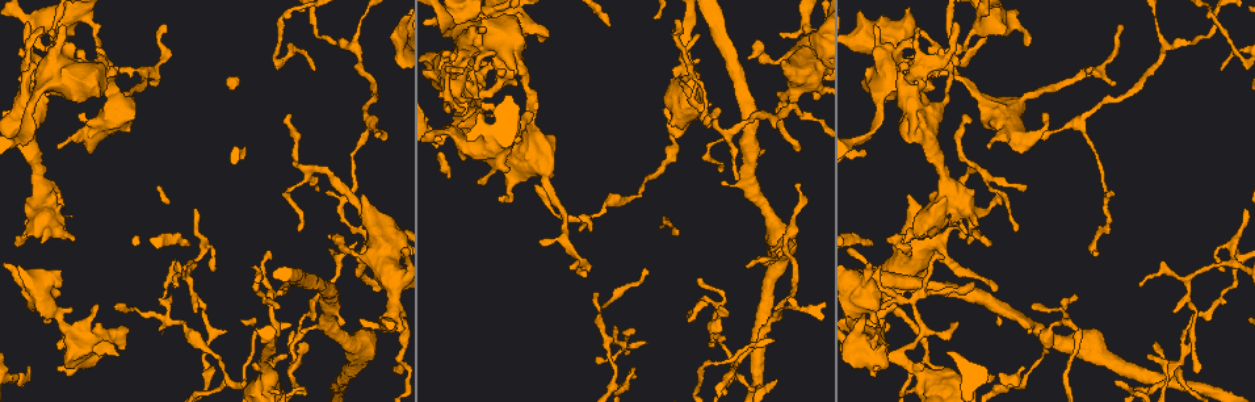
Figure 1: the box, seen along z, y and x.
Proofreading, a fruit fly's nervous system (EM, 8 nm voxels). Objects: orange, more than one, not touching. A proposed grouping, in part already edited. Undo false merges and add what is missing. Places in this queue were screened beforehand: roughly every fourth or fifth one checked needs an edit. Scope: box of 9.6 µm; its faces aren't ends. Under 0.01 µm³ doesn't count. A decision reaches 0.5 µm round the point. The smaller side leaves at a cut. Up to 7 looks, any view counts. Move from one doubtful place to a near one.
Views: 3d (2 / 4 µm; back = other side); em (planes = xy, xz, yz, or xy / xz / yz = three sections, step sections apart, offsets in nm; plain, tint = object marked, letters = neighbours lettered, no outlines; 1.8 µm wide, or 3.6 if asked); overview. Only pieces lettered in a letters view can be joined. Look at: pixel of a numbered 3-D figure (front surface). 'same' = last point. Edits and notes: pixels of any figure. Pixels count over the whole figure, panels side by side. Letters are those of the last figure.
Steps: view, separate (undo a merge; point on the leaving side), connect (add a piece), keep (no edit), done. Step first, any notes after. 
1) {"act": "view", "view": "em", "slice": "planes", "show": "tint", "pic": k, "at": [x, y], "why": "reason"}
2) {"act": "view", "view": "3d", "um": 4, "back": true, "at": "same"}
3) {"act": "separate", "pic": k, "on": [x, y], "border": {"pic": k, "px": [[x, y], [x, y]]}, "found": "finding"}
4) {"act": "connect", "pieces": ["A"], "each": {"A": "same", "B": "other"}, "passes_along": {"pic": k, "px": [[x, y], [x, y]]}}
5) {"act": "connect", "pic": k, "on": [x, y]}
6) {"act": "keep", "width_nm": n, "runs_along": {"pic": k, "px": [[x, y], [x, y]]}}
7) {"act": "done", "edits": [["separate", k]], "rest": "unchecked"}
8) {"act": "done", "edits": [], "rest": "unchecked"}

{"act": "view", "view": "3d", "um": 4, "pic": 1, "at": [591, 229], "why": "an open end"}

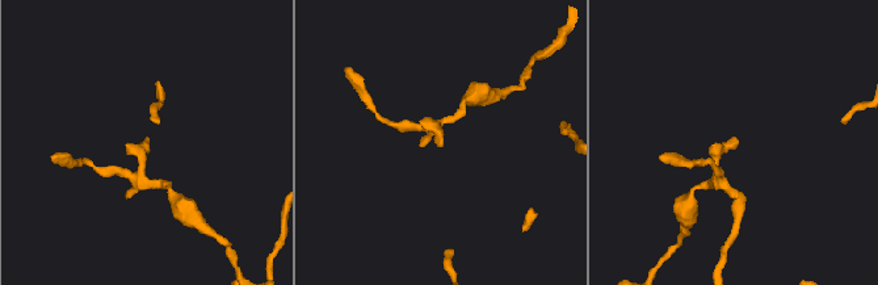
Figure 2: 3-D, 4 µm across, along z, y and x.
{"act": "view", "view": "em", "slice": "xz", "step": 8, "show": "letters", "pic": 2, "at": [734, 137], "why": "now the EM"}

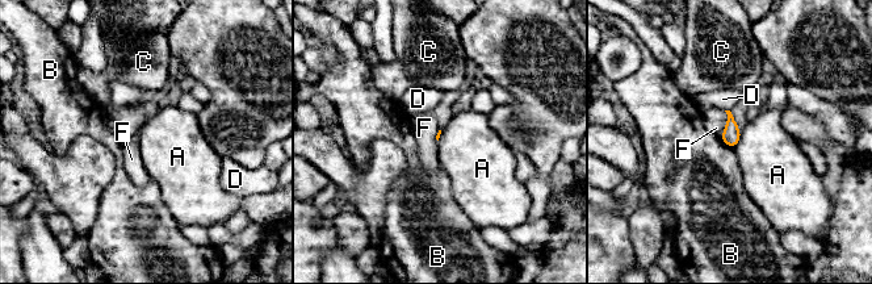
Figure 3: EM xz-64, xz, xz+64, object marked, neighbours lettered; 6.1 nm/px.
{"act": "view", "view": "em", "slice": "xy", "step": 8, "show": "letters", "at": "same", "why": "cut it another way"}

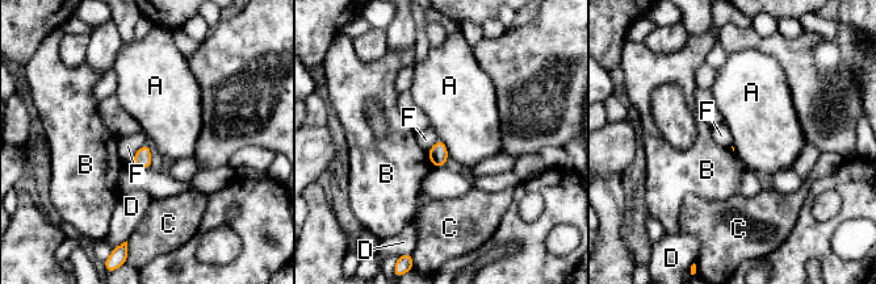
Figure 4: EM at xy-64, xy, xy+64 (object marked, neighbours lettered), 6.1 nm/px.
{"act": "keep", "each": {"A": "other", "B": "other", "C": "other", "D": "other", "F": "other"}, "border": {"pic": 4, "px": [[439, 138], [449, 155]]}, "found": "no lettered piece goes on from it"}

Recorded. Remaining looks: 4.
{"act": "view", "view": "em", "slice": "xz", "step": 4, "show": "letters", "pic": 1, "at": [1099, 255], "why": "thin end"}

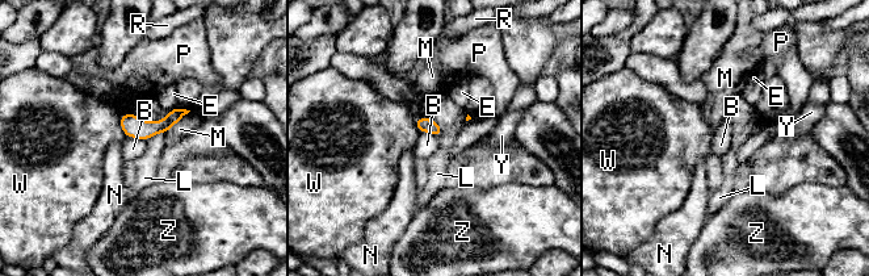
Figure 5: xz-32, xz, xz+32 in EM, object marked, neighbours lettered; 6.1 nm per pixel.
{"act": "keep", "each": {"B": "other", "E": "other", "L": "other", "M": "other", "N": "other", "P": "other", "R": "other", "W": "other", "Y": "other", "Z": "other"}, "runs_along": {"pic": 5, "px": [[181, 112], [160, 126], [124, 122]]}, "found": "none of them fits"}

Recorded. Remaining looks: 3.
{"act": "view", "view": "em", "um": 3.6, "slice": "planes", "show": "letters", "pic": 1, "at": [800, 185], "why": "branch stops here"}

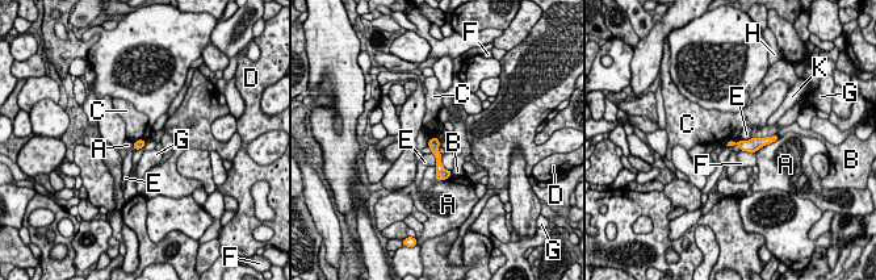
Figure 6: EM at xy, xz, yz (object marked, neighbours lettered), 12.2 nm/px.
{"act": "keep", "each": {"A": "other", "B": "other", "C": "other", "D": "other", "E": "other", "F": "other", "G": "other", "H": "other", "K": "other"}, "border": {"pic": 6, "px": [[142, 147], [134, 150]]}, "found": "no lettered piece goes on from it"}

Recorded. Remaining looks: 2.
{"act": "done", "edits": [], "rest": "unchecked"}

